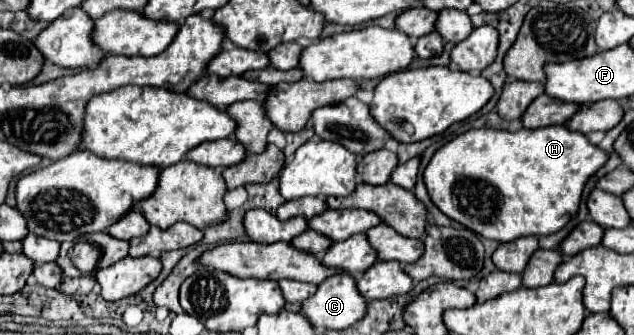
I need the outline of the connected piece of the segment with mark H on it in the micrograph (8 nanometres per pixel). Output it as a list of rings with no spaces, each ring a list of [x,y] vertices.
[[[563,125],[515,133],[471,129],[441,147],[423,177],[431,201],[447,217],[477,235],[509,243],[527,235],[561,231],[579,211],[585,183],[607,159],[609,153]]]

